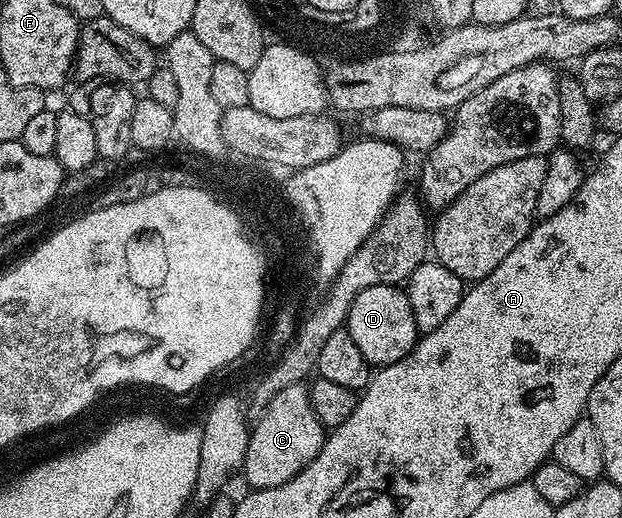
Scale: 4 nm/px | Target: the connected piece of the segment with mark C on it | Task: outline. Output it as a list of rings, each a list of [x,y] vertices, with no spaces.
[[[304,383],[286,385],[280,393],[274,393],[274,401],[270,401],[270,405],[266,405],[264,412],[255,420],[248,436],[242,472],[242,479],[249,483],[249,488],[270,489],[274,485],[282,485],[302,473],[302,469],[318,457],[326,429],[318,421],[308,393],[309,388]]]

